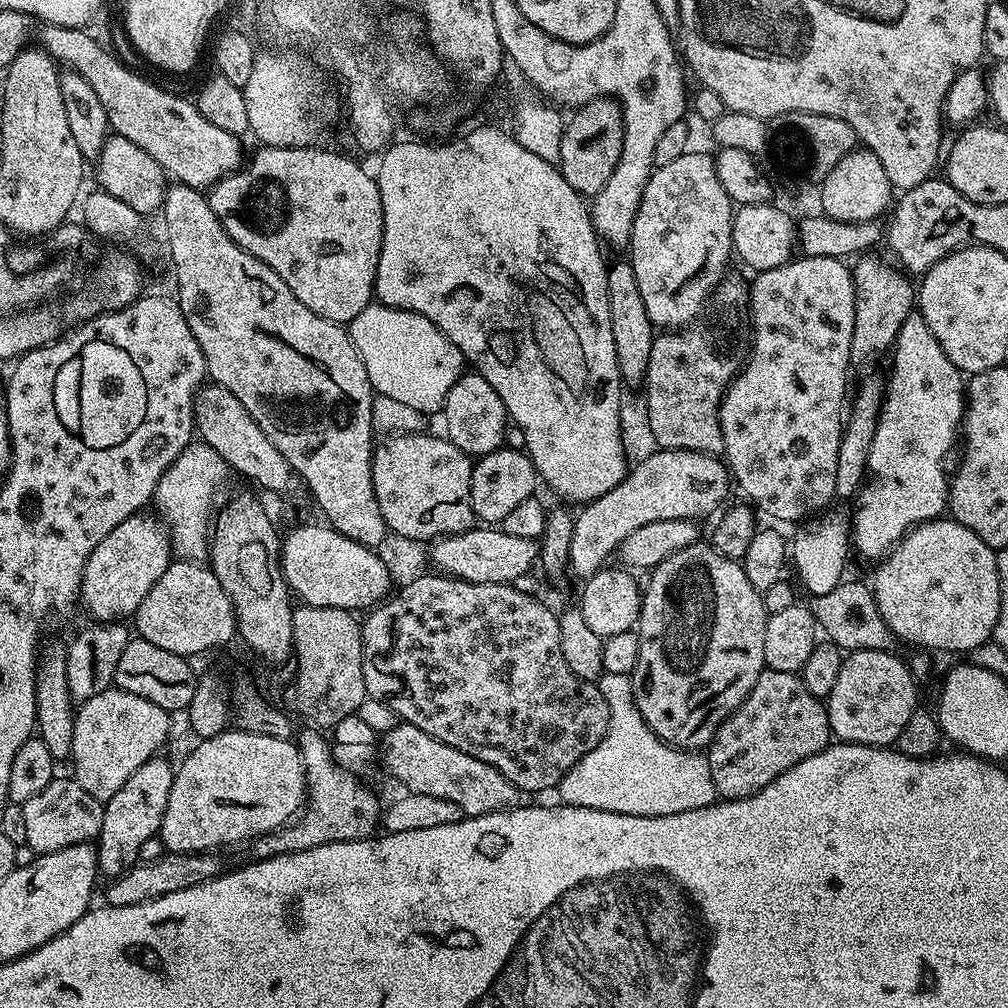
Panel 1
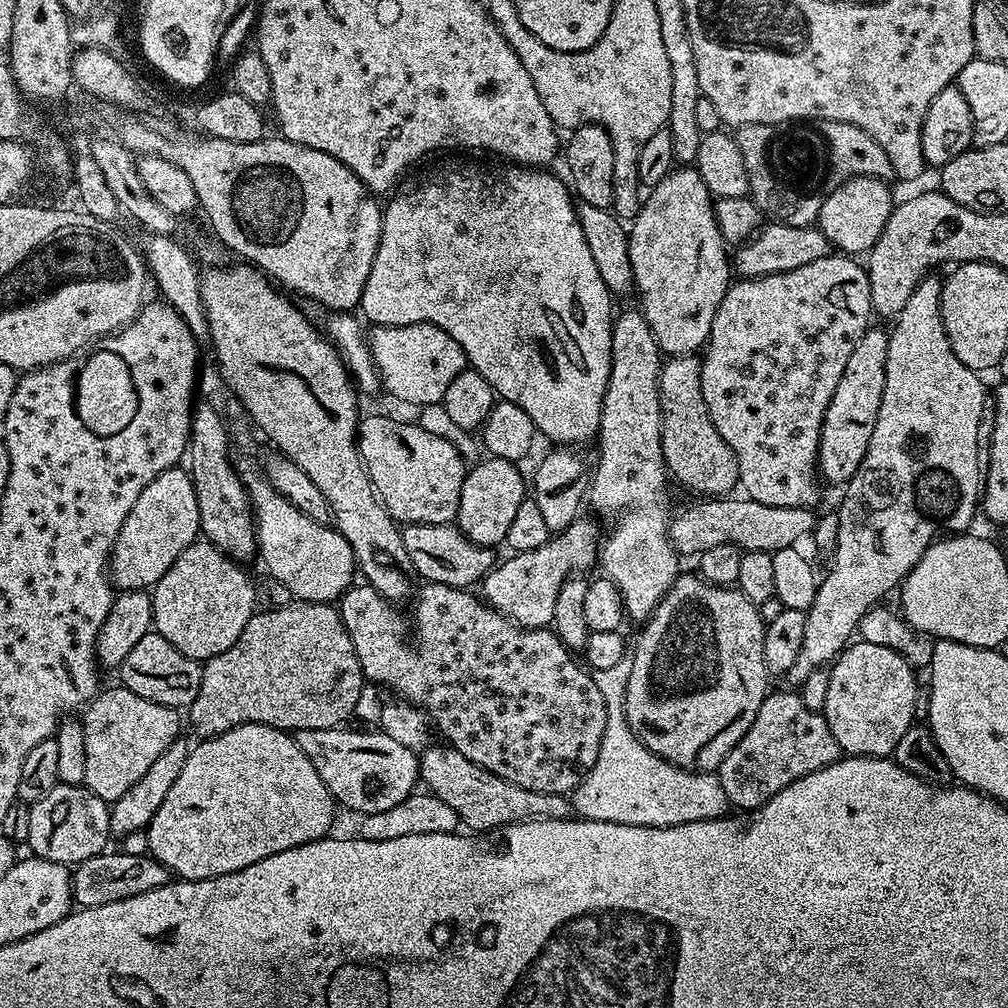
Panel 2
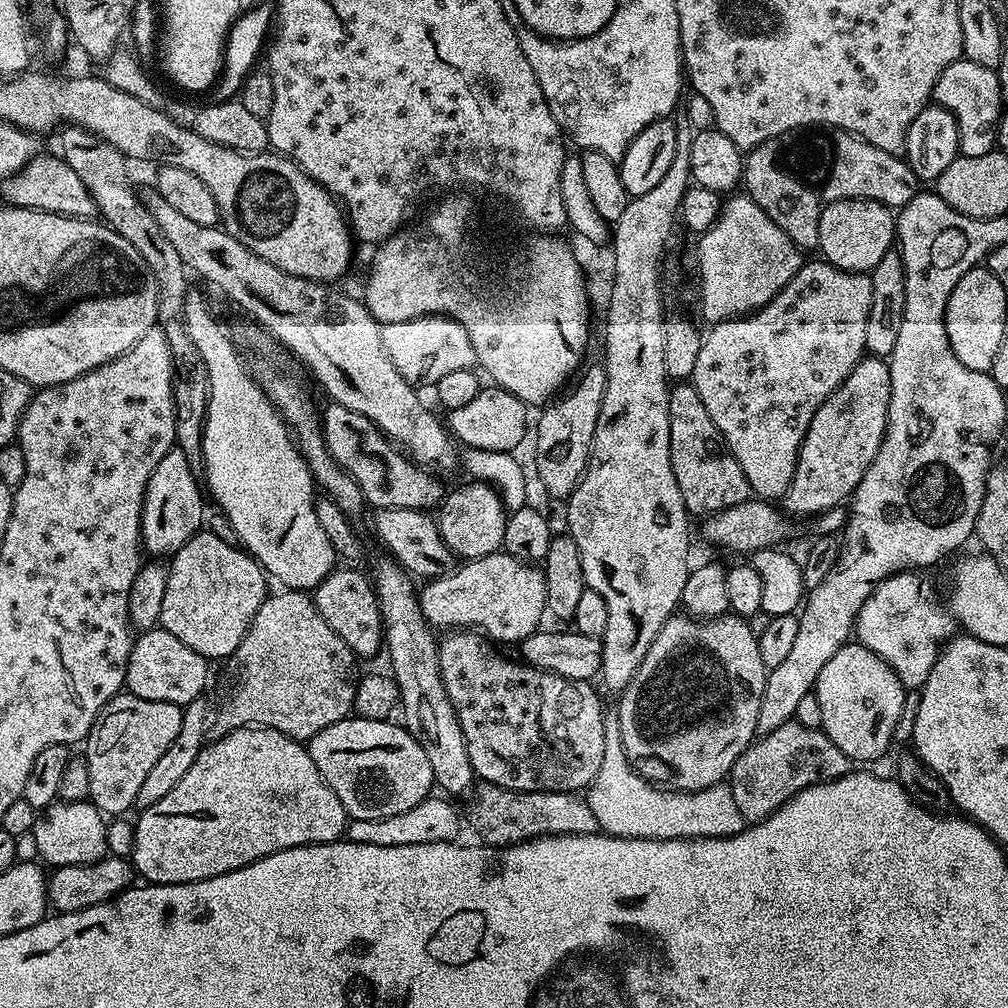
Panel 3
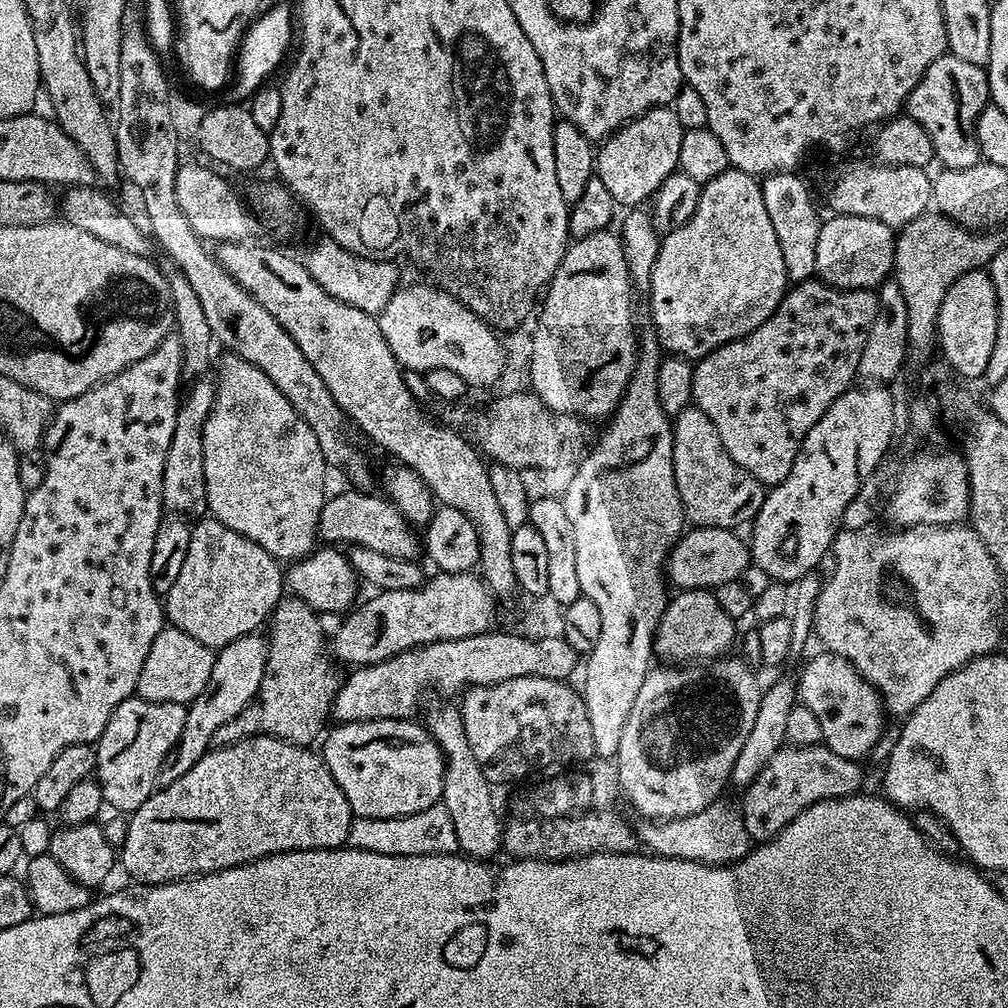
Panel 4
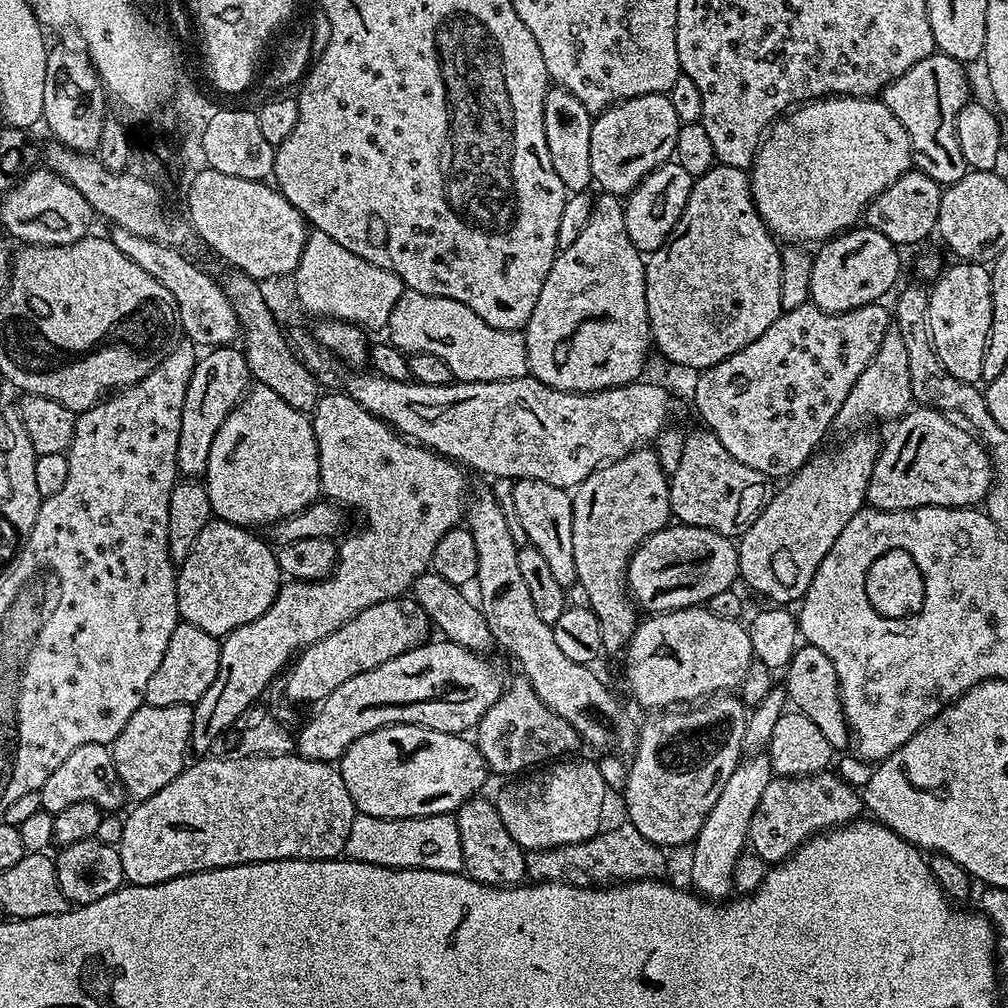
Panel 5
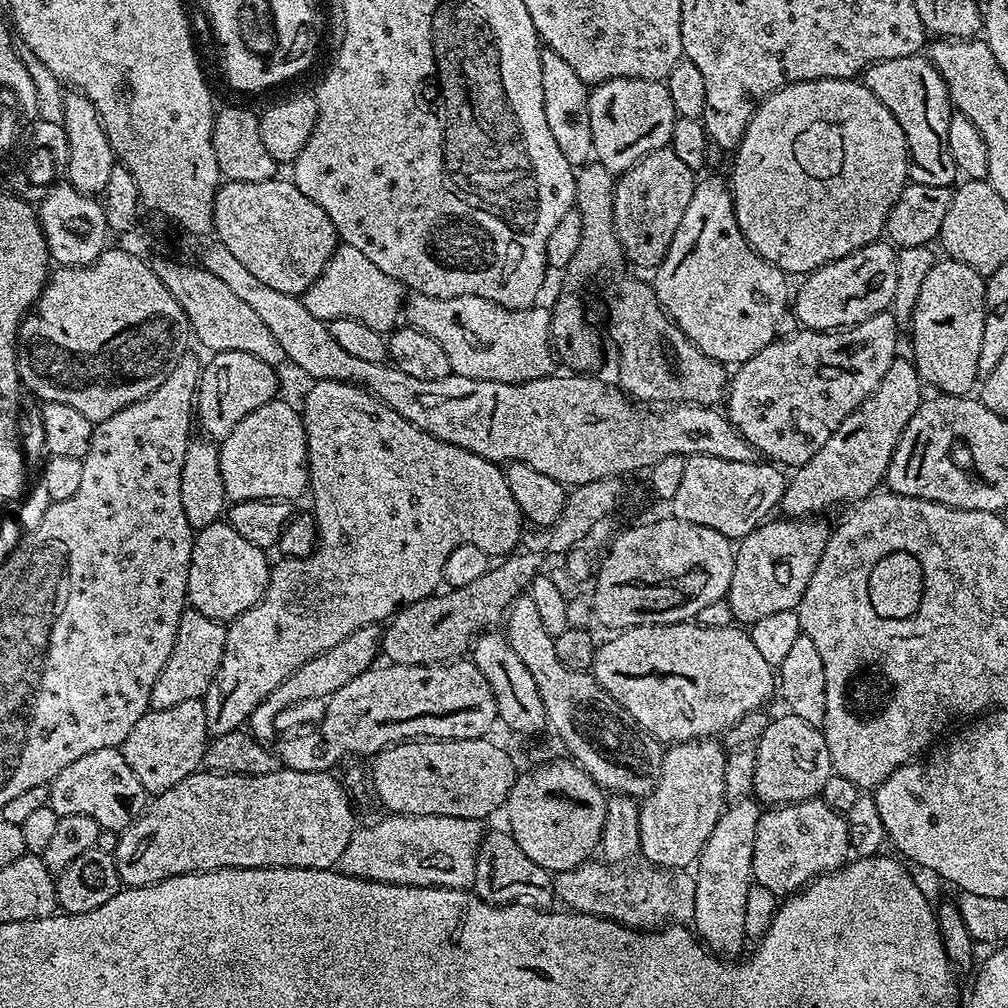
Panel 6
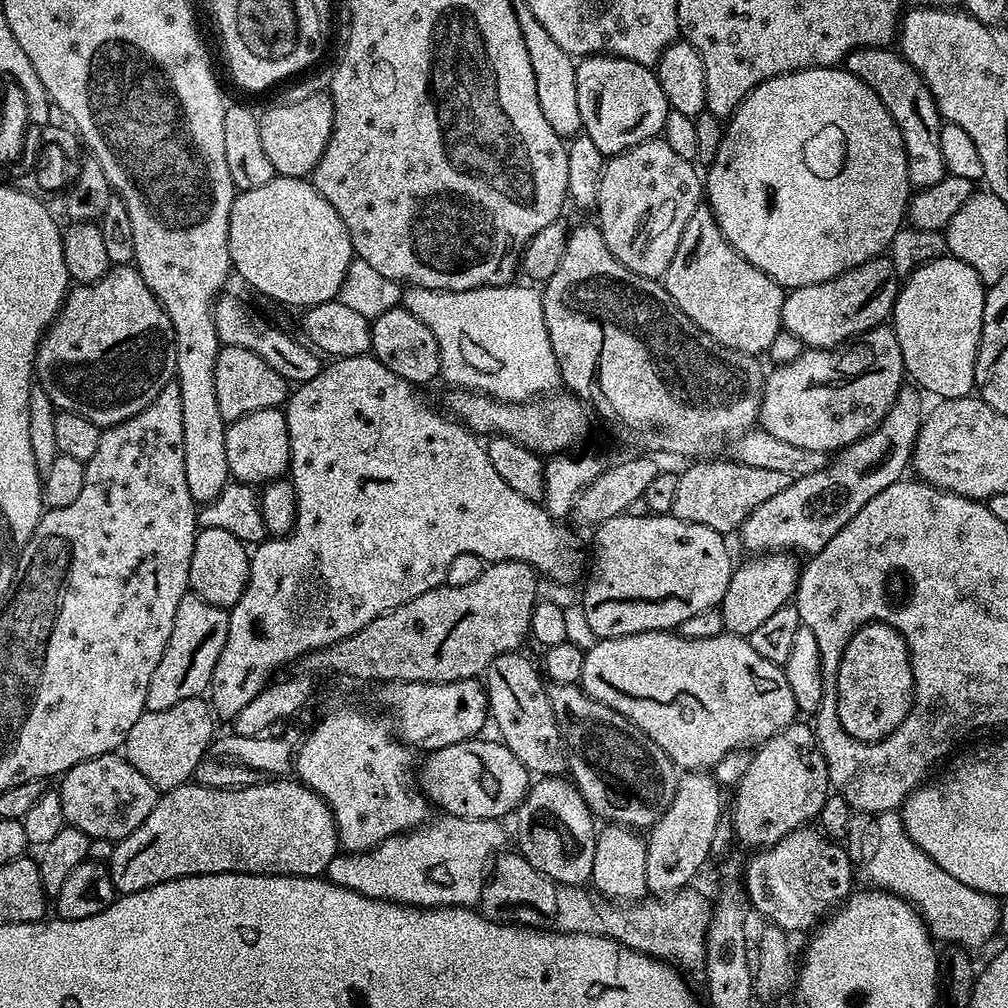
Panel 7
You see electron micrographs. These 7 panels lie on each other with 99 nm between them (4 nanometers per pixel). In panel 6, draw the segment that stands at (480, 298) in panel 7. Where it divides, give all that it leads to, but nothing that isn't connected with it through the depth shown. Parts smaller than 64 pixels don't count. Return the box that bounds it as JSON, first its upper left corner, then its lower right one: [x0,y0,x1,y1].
[403,292,554,384]

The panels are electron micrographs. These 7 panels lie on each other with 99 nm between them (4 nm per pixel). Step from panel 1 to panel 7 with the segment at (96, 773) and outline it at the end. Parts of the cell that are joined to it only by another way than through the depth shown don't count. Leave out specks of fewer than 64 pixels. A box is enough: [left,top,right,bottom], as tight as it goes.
[122,695,214,790]

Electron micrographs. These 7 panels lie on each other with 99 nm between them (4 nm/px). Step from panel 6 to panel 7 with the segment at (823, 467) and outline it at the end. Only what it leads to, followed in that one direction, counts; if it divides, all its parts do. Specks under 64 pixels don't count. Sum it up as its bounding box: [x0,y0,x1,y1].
[738,387,926,553]

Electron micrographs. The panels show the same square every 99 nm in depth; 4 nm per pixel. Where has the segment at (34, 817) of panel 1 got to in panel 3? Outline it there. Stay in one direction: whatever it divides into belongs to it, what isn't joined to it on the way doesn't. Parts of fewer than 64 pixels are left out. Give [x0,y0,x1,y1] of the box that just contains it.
[31,799,109,868]

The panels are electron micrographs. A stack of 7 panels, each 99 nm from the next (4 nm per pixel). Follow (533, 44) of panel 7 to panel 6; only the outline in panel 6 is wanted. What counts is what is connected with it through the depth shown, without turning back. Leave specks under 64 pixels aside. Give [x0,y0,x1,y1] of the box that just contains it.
[541,50,593,166]

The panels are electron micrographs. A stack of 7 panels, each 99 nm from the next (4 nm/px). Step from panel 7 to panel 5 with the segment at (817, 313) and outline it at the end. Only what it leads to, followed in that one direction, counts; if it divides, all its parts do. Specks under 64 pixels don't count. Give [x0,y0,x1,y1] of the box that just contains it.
[809,226,900,312]

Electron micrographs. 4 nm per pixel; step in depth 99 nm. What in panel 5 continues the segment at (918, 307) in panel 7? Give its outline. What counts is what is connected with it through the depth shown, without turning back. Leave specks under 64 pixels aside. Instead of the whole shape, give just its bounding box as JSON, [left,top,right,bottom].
[928,262,992,384]

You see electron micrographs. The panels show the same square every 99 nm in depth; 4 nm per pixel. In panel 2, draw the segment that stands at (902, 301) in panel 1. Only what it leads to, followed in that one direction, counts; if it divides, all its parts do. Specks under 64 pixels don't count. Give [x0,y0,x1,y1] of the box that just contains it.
[818,326,888,486]

